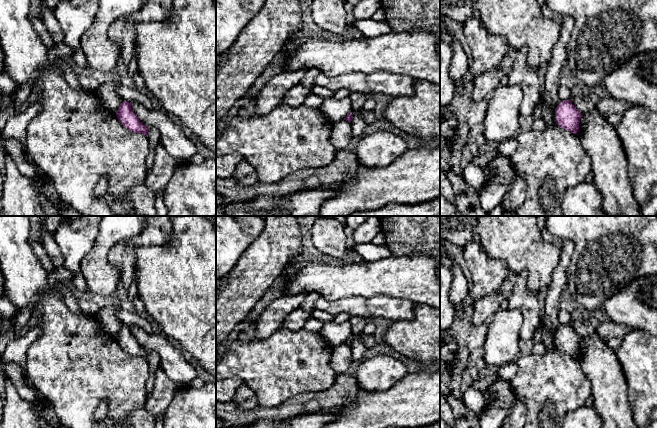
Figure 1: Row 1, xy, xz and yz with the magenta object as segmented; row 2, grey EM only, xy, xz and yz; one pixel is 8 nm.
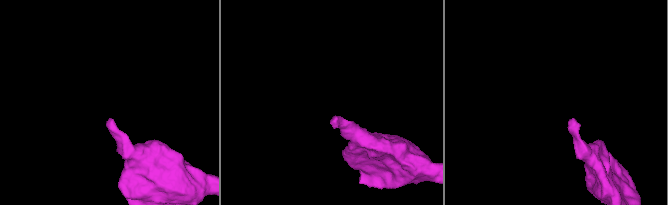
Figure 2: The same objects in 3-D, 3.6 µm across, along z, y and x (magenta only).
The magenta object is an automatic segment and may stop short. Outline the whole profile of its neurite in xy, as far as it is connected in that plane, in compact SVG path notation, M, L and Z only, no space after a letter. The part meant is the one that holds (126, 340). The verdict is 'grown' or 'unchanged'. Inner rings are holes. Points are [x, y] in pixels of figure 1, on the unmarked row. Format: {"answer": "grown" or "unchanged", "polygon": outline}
{"answer": "unchanged", "polygon": "M123 325L116 336L119 346L126 353L134 357L140 357L147 360L148 351L143 349L131 332L131 327Z"}

